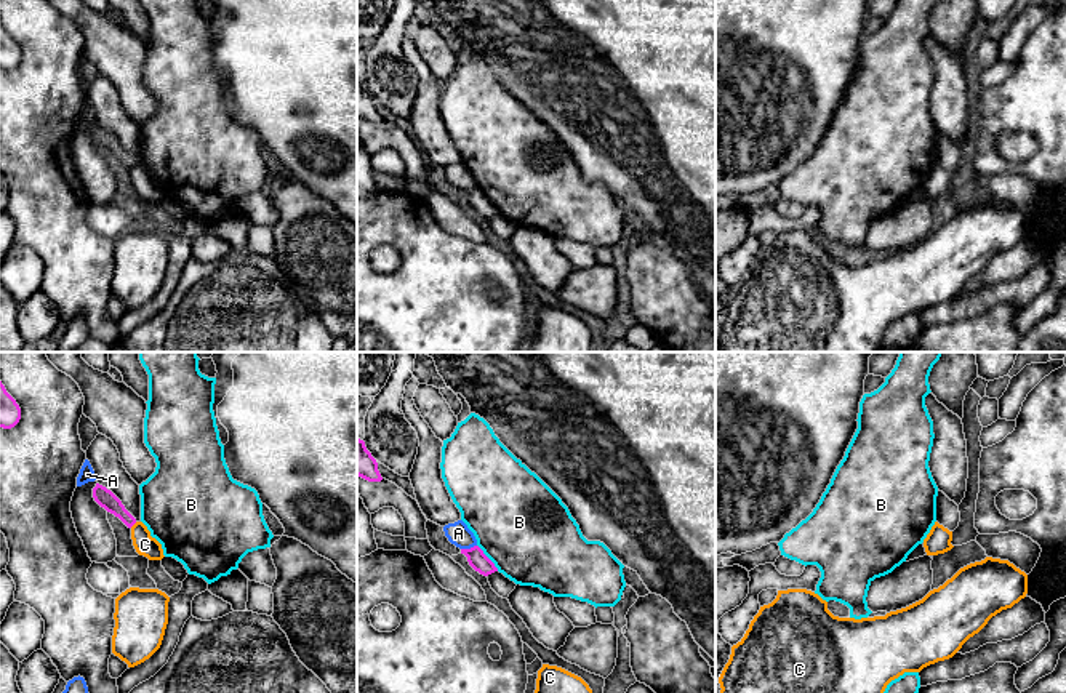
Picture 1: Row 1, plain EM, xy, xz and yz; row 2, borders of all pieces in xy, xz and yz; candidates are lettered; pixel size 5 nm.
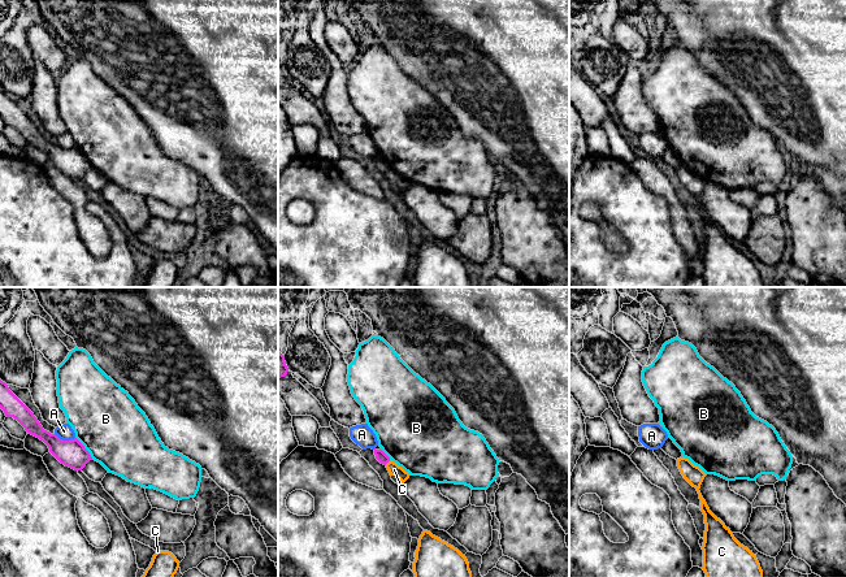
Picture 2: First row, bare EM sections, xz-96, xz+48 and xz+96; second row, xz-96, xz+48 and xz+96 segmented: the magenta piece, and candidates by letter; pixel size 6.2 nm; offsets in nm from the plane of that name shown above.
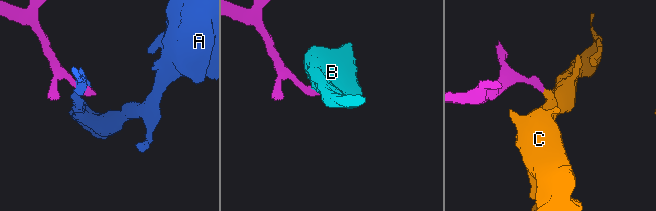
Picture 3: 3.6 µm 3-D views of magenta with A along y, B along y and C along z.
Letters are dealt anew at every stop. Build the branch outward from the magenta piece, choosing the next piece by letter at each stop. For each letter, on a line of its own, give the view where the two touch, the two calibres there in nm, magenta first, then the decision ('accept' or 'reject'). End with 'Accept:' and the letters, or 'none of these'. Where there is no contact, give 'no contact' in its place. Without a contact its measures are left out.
A: meets magenta in xz; 90 nm thick on the magenta side, 120 nm on the other; reject
B: meets magenta in xz; 90 nm thick on the magenta side, 460 nm on the other; reject
C: meets magenta in xy; 90 nm thick on the magenta side, 110 nm on the other; reject
Accept: none of these

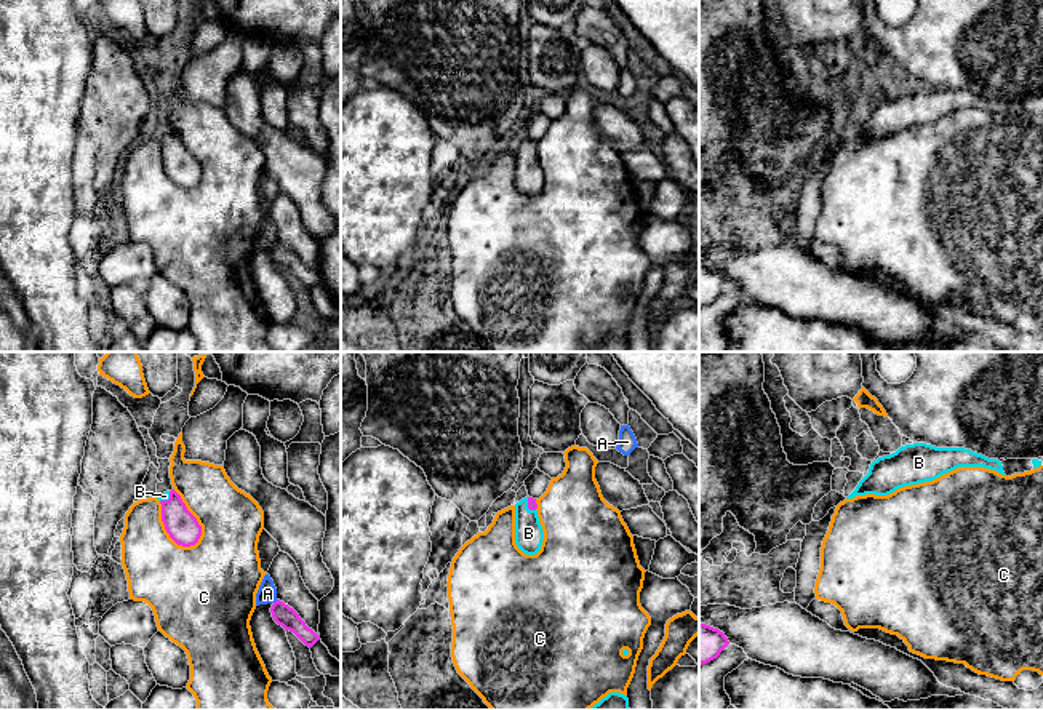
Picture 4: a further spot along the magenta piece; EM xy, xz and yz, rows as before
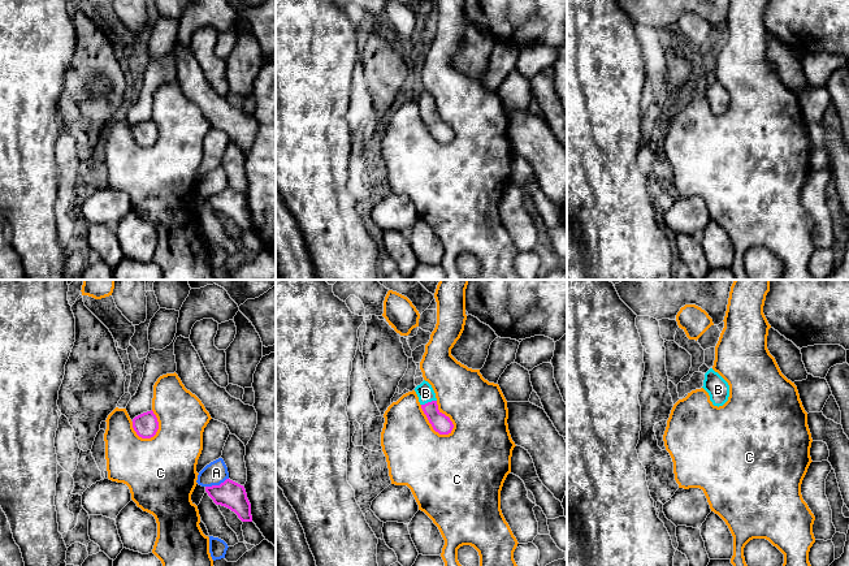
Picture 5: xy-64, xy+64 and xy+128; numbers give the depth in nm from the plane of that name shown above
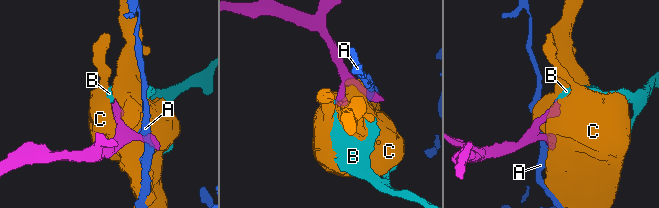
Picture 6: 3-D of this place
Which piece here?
A: meets magenta in xy; 110 nm thick on the magenta side, 100 nm on the other; reject
B: meets magenta in xz; 50 nm thick on the magenta side, 140 nm on the other; accept
C: meets magenta in xy; 160 nm thick on the magenta side, 340 nm on the other; reject
Accept: B

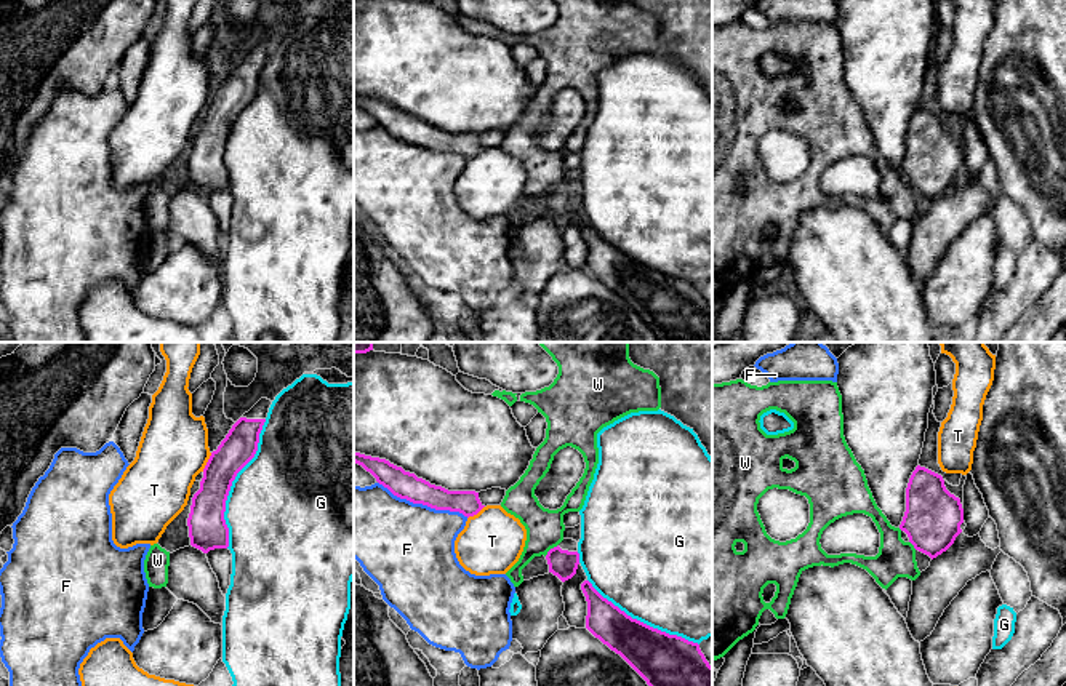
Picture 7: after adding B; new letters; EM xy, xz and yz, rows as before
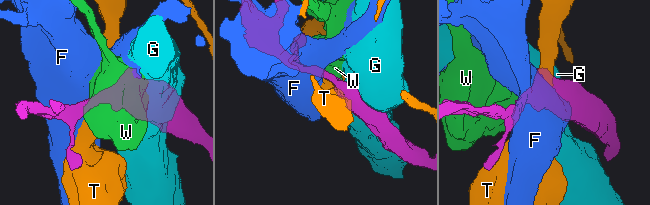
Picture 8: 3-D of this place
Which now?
F: meets magenta in xz; 140 nm thick on the magenta side, 460 nm on the other; reject
G: meets magenta in xy; 190 nm thick on the magenta side, 480 nm on the other; reject
T: meets magenta in xy; 180 nm thick on the magenta side, 340 nm on the other; reject
W: meets magenta in xz; 140 nm thick on the magenta side, 190 nm on the other; reject
Accept: none of these

